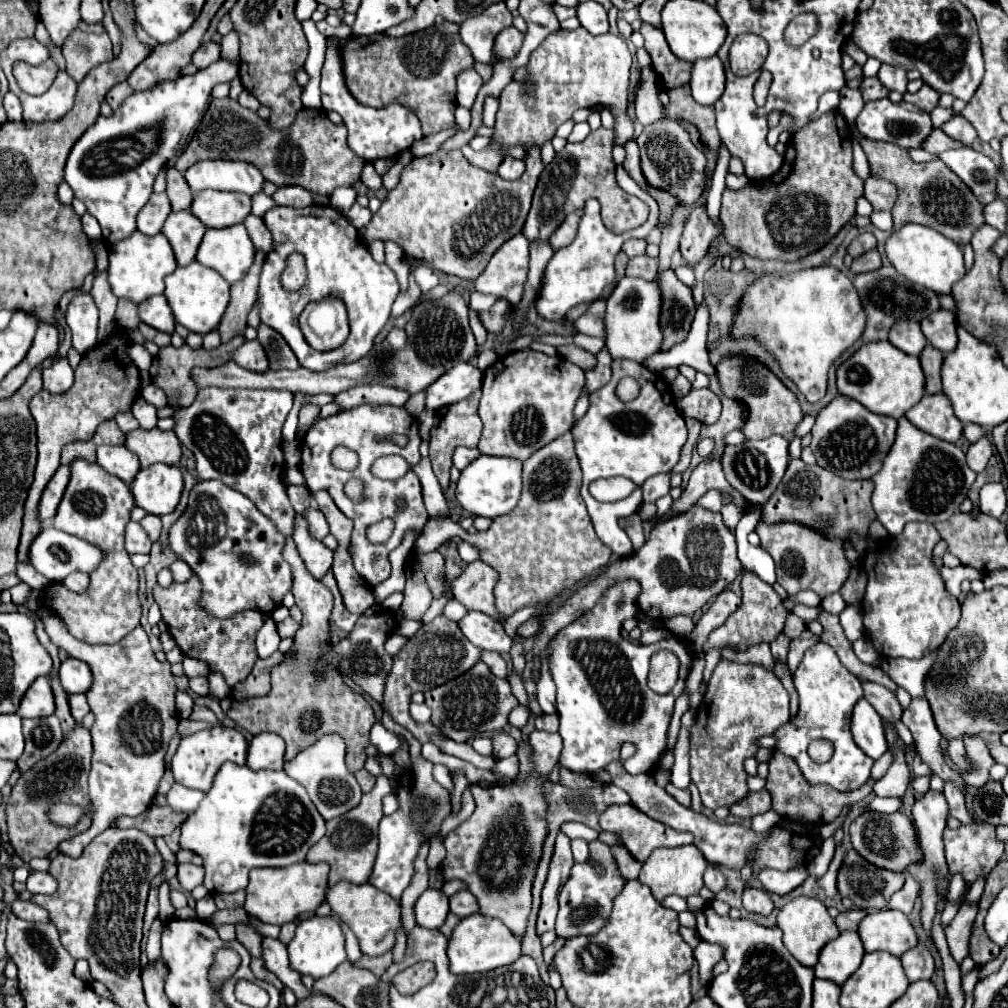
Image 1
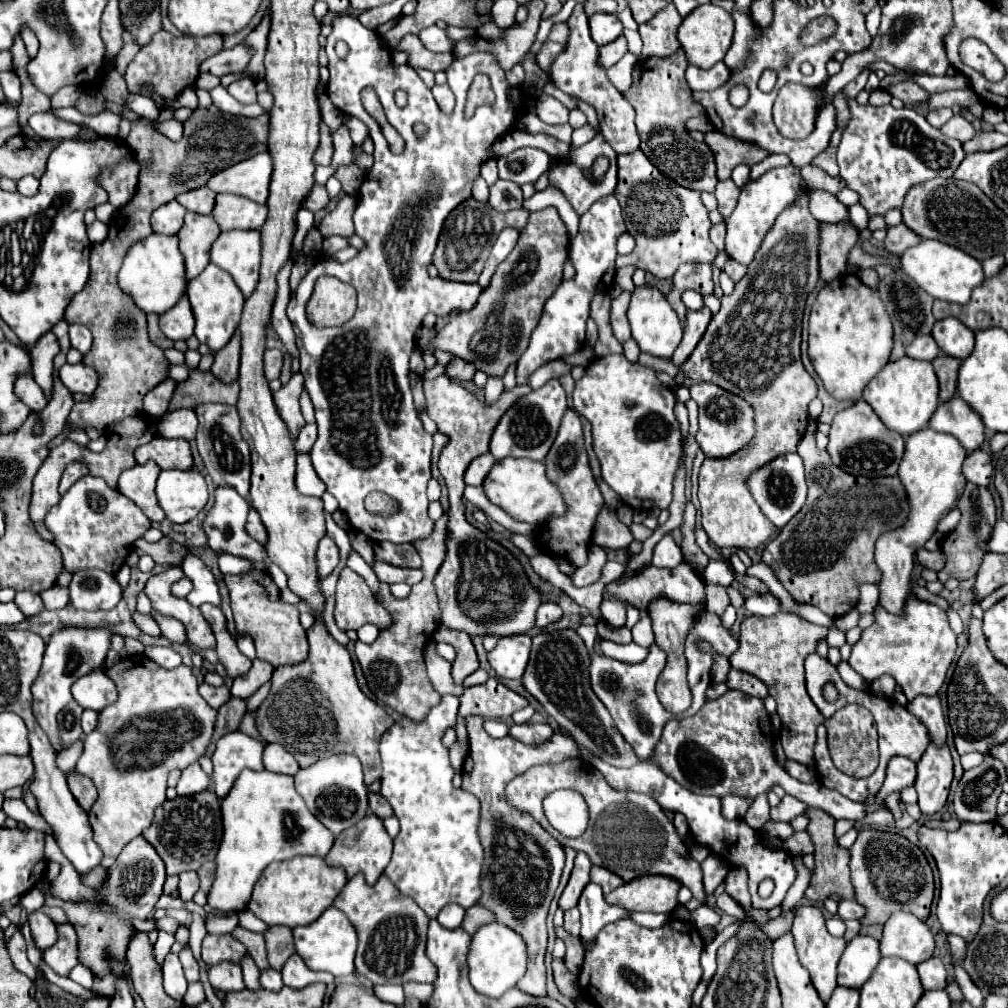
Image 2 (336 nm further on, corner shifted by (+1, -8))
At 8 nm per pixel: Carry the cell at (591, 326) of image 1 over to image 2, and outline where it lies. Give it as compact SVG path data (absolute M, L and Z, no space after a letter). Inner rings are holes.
M623 292L619 298L613 300L611 306L611 326L613 334L619 342L625 342L631 338L631 328L629 328L629 318L627 318L627 308L629 308L629 292Z

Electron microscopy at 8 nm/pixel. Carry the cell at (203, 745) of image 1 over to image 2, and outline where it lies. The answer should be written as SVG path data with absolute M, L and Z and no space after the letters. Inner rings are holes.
M229 732L217 740L213 754L213 790L219 798L225 798L233 788L241 770L263 770L261 740L255 740L243 732Z

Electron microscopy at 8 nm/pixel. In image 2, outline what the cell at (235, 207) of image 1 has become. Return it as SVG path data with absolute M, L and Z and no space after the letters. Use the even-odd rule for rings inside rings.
M217 194L213 216L221 230L235 228L259 230L267 220L267 206L237 194Z

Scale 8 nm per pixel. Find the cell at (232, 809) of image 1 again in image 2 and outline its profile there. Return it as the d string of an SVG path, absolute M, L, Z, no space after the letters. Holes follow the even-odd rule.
M243 770L223 800L221 814L225 832L217 852L217 876L209 892L209 906L219 910L245 910L255 882L271 862L305 854L325 856L335 842L333 832L305 806L305 800L295 790L293 776L269 770Z

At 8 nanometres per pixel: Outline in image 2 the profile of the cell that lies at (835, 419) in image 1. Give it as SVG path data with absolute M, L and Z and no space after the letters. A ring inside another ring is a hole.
M859 400L857 404L839 412L831 424L827 452L831 454L833 462L839 468L843 468L845 472L849 472L853 476L875 478L875 476L897 474L899 462L903 458L903 450L905 450L903 436L899 432L887 428L865 400Z

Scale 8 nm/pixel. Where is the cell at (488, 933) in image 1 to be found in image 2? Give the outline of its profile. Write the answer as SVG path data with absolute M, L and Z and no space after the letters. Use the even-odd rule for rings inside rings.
M499 922L485 924L471 940L467 964L469 964L469 980L471 986L477 990L477 994L499 998L523 978L527 970L527 946L523 938L509 926L503 926Z

